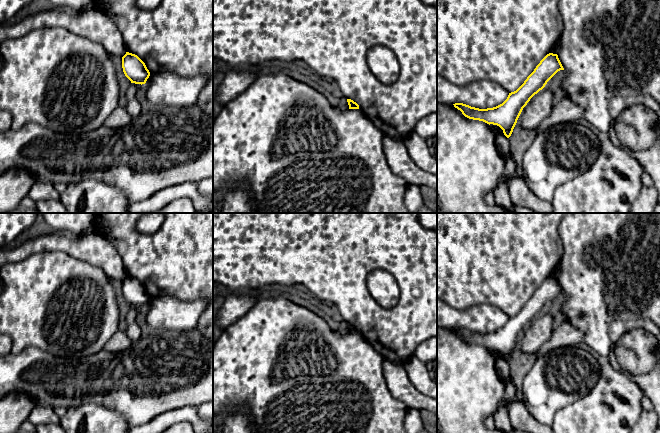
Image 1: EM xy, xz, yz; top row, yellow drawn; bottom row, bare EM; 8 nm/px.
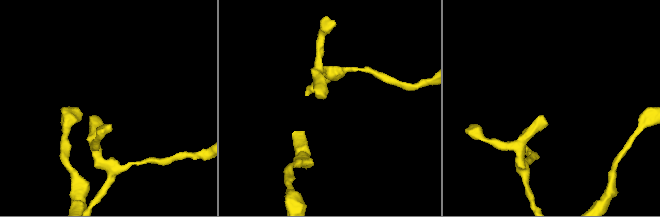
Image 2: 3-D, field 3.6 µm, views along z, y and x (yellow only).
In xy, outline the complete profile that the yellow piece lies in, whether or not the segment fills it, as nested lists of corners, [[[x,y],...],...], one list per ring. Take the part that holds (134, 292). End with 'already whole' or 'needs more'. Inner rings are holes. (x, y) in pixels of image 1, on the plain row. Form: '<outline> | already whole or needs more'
[[[129,276],[122,281],[122,292],[131,307],[145,308],[150,300],[145,287],[137,279]]] | already whole

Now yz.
[[[549,277],[540,285],[524,307],[516,315],[509,317],[502,328],[487,333],[479,333],[463,327],[453,329],[469,343],[499,350],[504,359],[509,362],[523,332],[560,294],[564,294],[564,292],[558,279]]] | already whole

